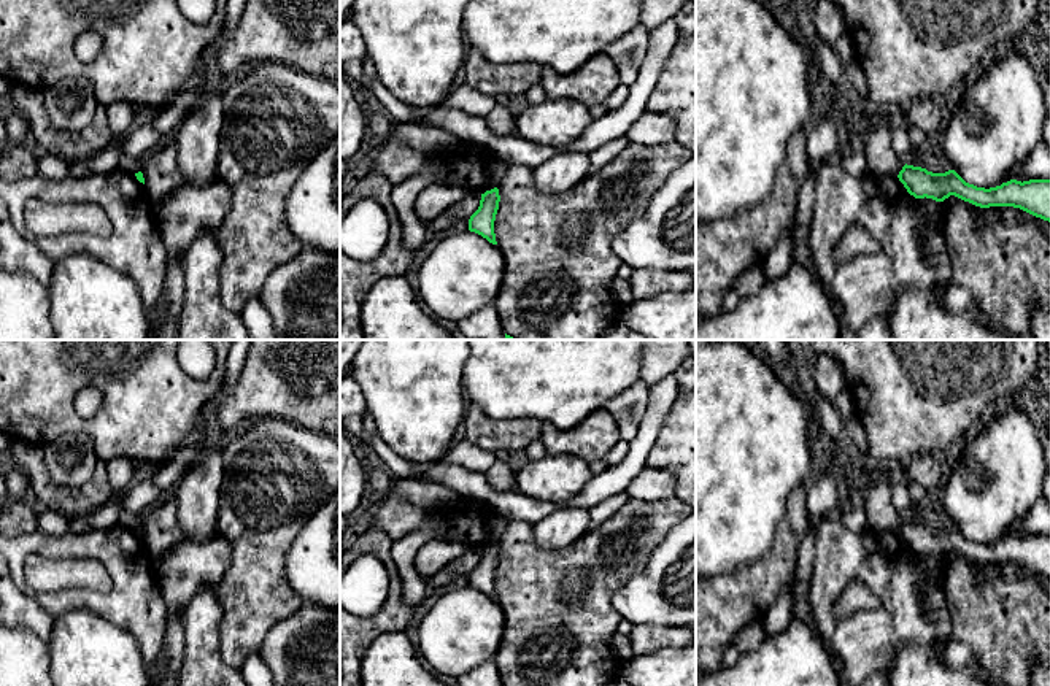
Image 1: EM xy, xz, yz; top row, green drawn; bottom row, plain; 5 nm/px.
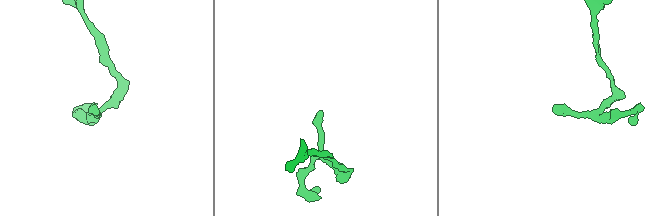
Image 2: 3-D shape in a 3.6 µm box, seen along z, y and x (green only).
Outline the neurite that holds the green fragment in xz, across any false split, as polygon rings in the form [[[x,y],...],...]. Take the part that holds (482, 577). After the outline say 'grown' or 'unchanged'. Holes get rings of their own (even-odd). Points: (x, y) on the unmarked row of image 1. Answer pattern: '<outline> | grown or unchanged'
[[[494,543],[481,549],[478,565],[469,575],[469,586],[481,591],[489,599],[497,600],[494,589],[494,576],[499,565],[499,545]]] | unchanged

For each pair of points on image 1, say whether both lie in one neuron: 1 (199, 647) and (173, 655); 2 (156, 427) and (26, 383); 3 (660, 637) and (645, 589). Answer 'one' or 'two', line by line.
1: two
2: one
3: two

